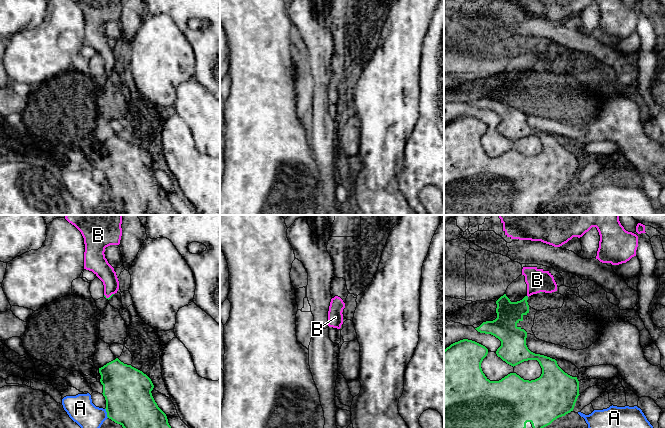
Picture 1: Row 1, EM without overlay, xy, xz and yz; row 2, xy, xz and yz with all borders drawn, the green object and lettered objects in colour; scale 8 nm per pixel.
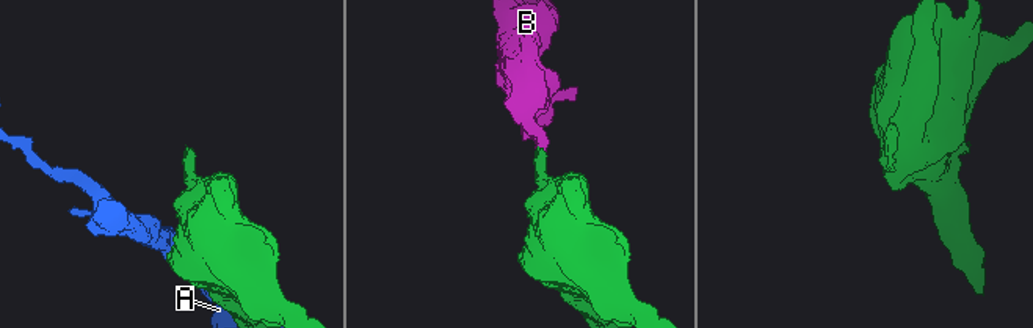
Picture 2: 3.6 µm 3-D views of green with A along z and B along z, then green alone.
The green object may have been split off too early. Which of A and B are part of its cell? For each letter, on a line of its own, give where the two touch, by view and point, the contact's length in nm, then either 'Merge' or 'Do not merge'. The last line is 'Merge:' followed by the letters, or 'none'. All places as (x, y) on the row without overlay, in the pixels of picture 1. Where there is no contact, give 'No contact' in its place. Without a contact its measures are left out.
A: Touches green at xy (107, 189). Shared border 80 nm. Do not merge
B: Touches green at xy (109, 73). Shared border 80 nm. Merge
Merge: B

